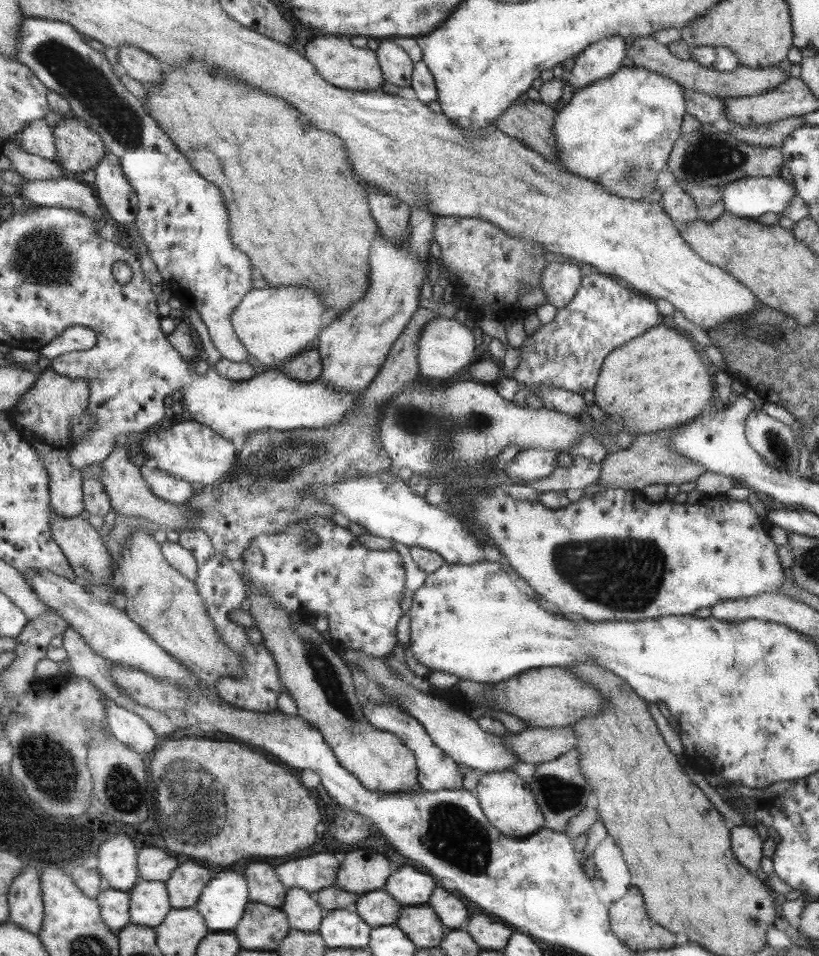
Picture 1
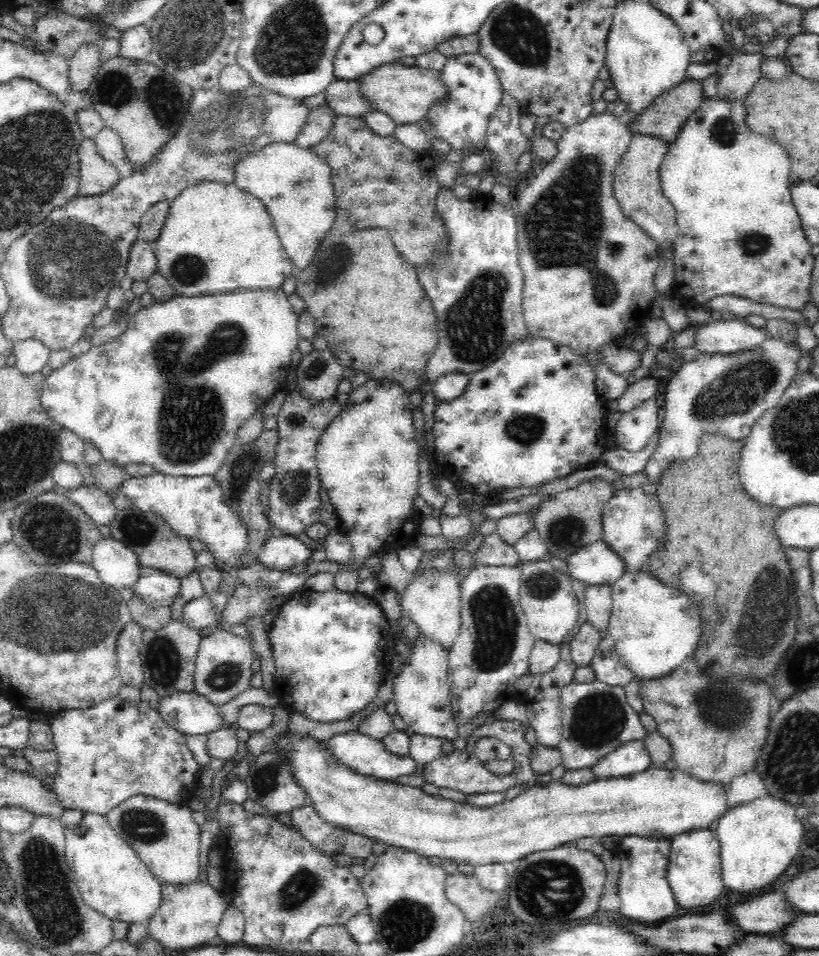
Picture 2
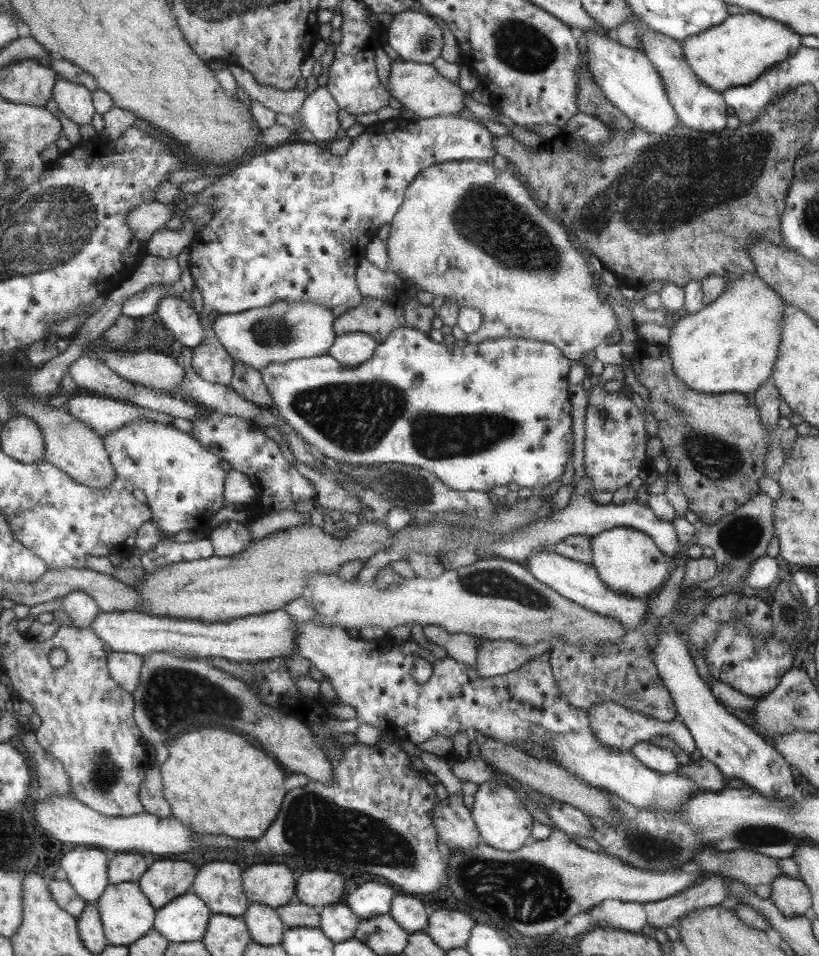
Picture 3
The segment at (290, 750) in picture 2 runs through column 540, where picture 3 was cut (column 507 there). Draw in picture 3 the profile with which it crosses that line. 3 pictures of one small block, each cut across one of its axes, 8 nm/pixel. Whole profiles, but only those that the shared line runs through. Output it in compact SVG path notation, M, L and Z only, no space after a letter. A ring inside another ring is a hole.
M489 780L483 783L474 794L474 804L471 809L481 841L498 850L511 853L520 850L532 832L534 822L530 812L524 808L518 794L512 788L508 788L506 783L500 780Z

